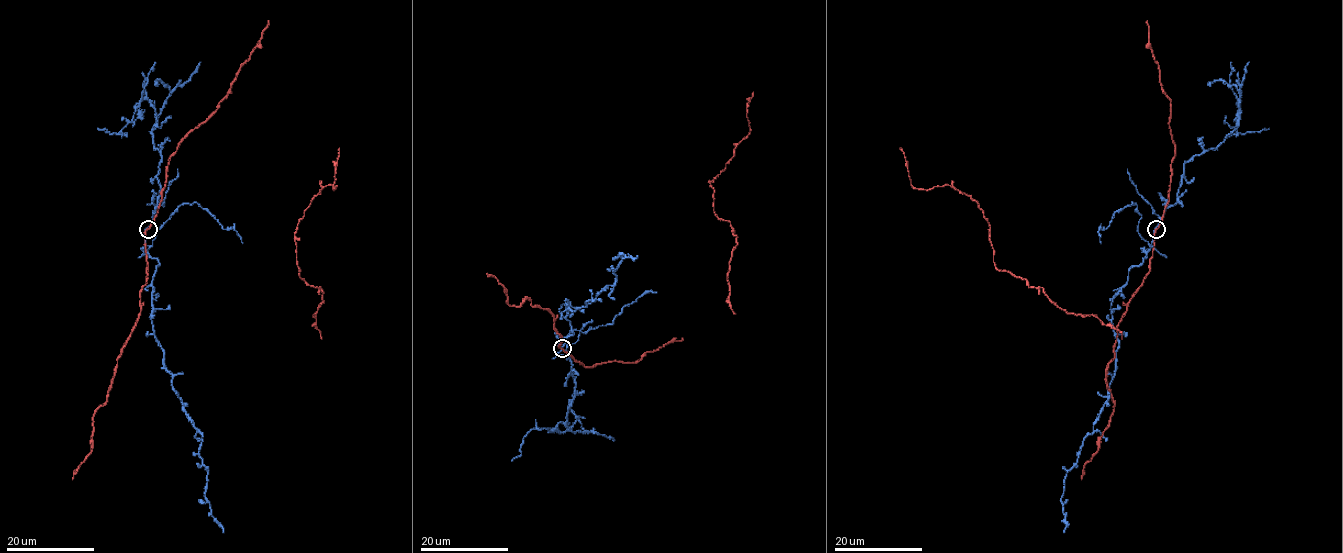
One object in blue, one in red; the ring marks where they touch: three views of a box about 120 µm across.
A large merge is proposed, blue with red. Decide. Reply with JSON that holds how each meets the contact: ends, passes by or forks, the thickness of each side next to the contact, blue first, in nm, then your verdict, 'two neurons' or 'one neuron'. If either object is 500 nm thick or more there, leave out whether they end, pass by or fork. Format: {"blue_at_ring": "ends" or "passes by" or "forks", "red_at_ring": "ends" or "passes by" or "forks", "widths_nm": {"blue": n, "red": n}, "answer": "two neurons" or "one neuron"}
{"blue_at_ring": "passes by", "red_at_ring": "passes by", "widths_nm": {"blue": 220, "red": 240}, "answer": "two neurons"}

